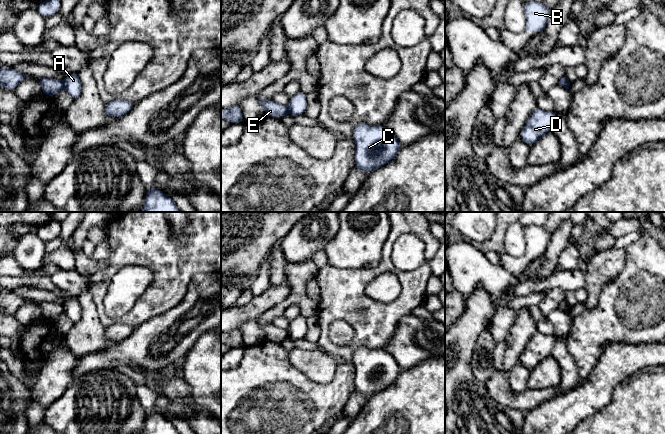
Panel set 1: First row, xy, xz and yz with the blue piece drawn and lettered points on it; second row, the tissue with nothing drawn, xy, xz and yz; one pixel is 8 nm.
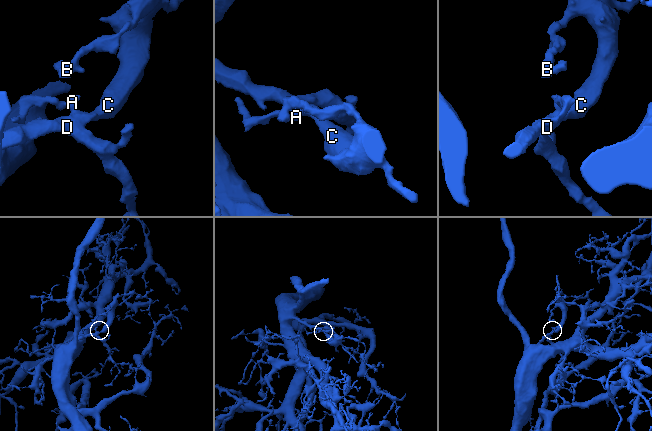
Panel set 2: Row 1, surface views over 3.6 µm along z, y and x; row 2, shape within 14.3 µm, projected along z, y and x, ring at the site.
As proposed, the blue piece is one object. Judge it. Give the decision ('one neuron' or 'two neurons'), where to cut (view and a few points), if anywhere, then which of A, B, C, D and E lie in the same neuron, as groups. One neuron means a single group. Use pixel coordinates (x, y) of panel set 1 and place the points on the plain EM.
two neurons; cut in xy along (61, 304), (64, 311); A B C D / E

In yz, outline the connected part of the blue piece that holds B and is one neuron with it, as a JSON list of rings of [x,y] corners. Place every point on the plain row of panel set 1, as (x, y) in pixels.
[[[524,226],[524,237],[526,243],[525,256],[541,256],[545,253],[551,239],[551,233],[543,226]]]

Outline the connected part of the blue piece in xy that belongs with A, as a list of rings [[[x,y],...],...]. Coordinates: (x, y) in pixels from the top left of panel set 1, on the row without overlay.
[[[73,296],[63,304],[64,313],[72,320],[76,325],[82,317],[82,308],[79,303],[78,296]]]

